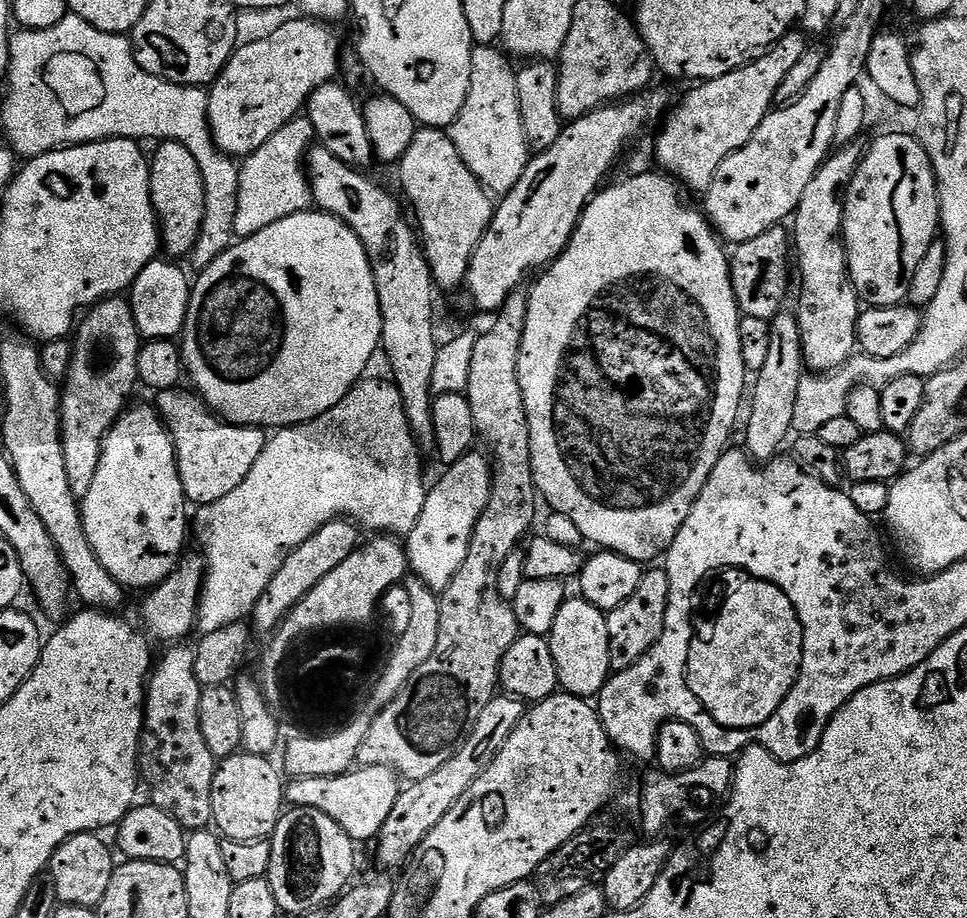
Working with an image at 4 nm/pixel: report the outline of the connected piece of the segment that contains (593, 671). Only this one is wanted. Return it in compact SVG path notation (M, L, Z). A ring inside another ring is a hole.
M583 598L575 599L565 599L546 639L550 646L550 654L554 654L559 687L572 696L596 698L612 672L608 618L598 606L586 602Z

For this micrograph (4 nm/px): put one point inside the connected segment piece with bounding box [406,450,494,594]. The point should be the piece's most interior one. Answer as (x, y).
(436, 548)

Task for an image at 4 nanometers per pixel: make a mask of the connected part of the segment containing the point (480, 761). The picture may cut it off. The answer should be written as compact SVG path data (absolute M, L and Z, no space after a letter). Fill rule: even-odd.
M493 696L486 710L482 710L482 715L478 717L472 731L464 737L460 747L445 764L438 766L434 774L401 787L398 802L394 802L394 810L390 810L390 818L386 818L374 844L376 860L382 867L399 869L409 863L410 857L426 838L426 834L430 834L430 830L434 830L434 826L438 826L438 822L446 818L446 814L458 802L458 798L462 798L462 794L466 794L466 790L470 790L470 786L474 786L476 779L488 769L490 762L494 762L498 750L502 750L506 738L510 738L525 711L525 701L519 700L517 696Z

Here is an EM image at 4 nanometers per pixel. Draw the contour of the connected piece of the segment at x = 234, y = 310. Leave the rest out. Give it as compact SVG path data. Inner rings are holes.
M309 210L290 214L290 218L282 218L282 222L274 222L274 226L266 226L266 230L258 230L258 234L237 239L225 252L218 254L210 266L199 269L197 278L192 284L192 297L186 314L182 333L182 351L187 379L192 379L191 387L208 403L216 415L230 424L249 424L251 428L279 430L293 428L295 424L305 424L326 414L355 384L360 383L372 355L377 355L381 347L382 310L378 302L378 286L368 261L364 244L346 224L336 216L323 210Z

